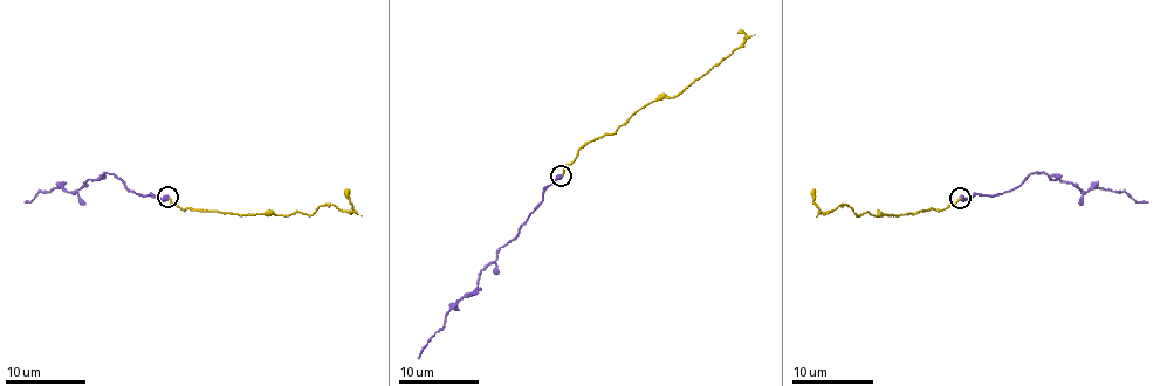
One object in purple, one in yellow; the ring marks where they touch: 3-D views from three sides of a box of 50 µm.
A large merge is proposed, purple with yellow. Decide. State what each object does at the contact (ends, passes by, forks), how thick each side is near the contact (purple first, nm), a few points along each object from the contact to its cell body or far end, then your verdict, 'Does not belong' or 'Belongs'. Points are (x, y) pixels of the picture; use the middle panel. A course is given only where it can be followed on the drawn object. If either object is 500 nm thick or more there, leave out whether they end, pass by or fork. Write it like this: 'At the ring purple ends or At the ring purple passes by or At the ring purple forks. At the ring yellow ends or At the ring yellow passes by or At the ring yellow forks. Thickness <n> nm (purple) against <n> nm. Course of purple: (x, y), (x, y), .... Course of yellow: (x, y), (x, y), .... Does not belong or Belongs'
At the ring purple ends. At the ring yellow ends. Thickness 480 nm (purple) against 150 nm. Course of purple: (561, 176), (547, 187), (542, 201), (481, 271), (479, 283), (448, 311), (445, 323), (419, 359). Course of yellow: (562, 176), (589, 142), (612, 133), (650, 102), (678, 96), (736, 50), (745, 39), (745, 32), (737, 32). Belongs

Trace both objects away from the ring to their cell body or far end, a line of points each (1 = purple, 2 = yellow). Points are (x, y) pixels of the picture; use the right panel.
1: (961, 197), (1011, 191), (1030, 174), (1041, 172), (1071, 183), (1082, 191), (1121, 191), (1135, 201), (1148, 202)
2: (961, 197), (945, 209), (857, 215), (846, 205), (821, 211), (815, 201), (815, 188)

